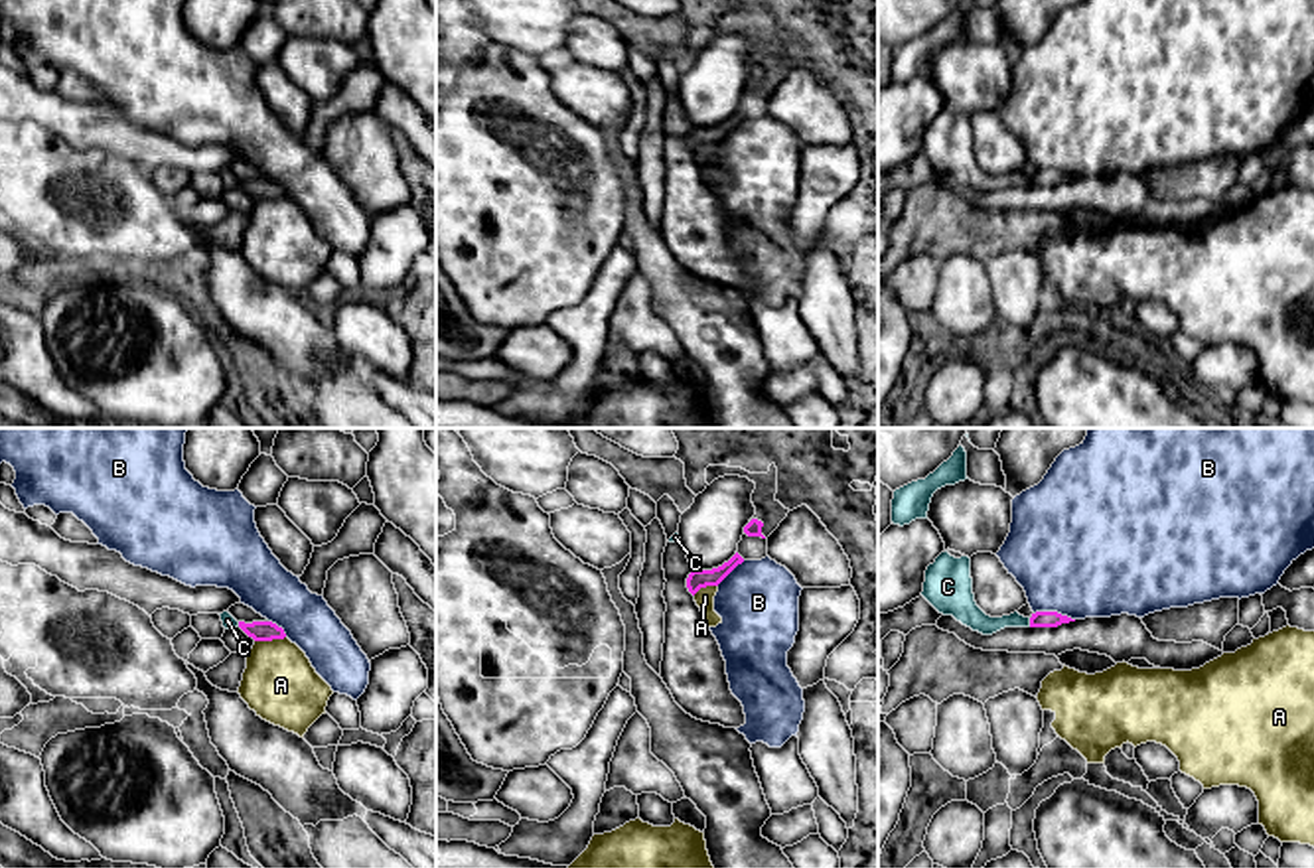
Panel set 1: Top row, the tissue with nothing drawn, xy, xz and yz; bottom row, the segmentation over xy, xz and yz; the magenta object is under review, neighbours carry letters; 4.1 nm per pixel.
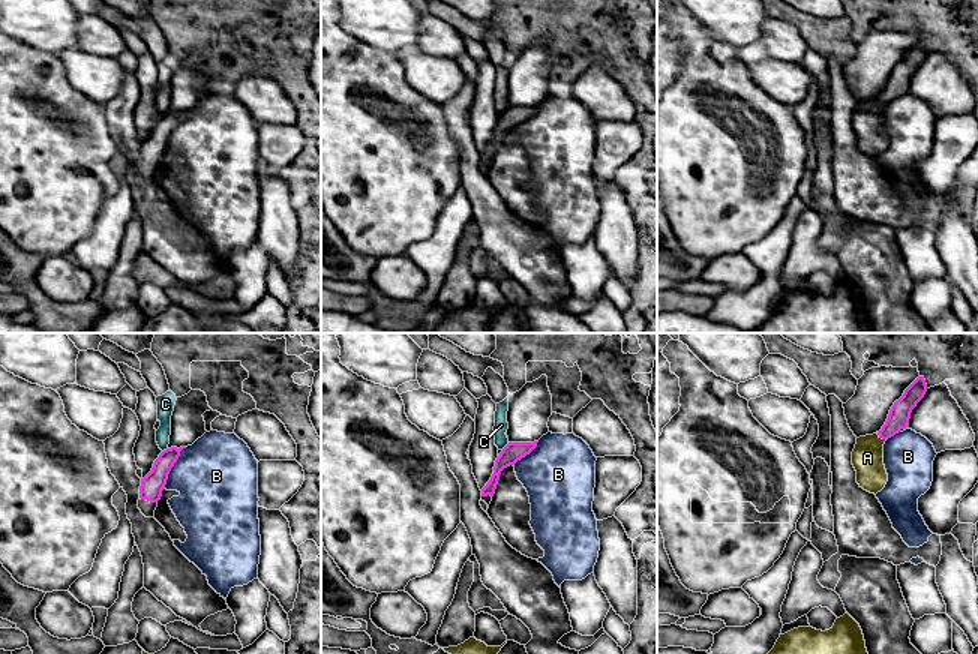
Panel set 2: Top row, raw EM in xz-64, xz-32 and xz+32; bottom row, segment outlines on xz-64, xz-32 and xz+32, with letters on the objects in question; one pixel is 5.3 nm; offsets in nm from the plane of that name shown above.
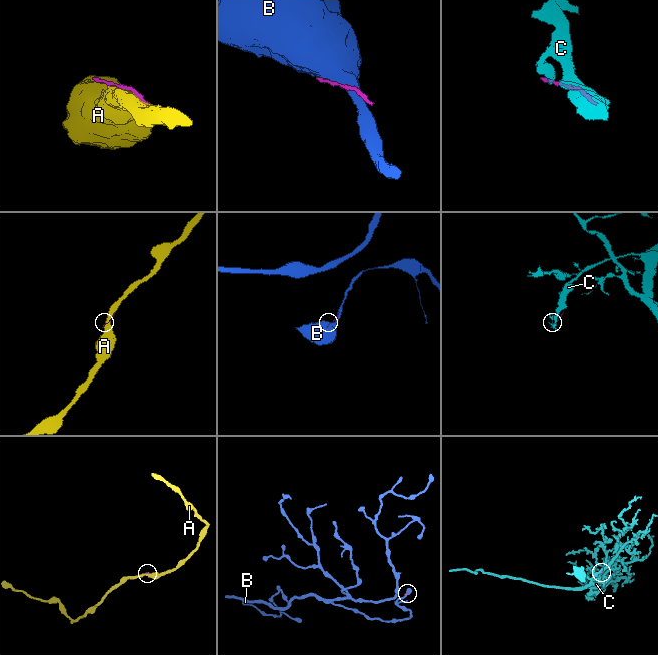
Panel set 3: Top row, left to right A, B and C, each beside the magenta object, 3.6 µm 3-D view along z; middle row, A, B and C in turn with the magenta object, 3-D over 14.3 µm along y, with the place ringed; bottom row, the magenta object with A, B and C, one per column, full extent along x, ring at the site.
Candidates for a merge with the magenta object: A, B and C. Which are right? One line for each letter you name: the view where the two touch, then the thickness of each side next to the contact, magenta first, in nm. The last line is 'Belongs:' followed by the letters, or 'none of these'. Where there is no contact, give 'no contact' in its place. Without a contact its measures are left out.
Belongs: none of these

